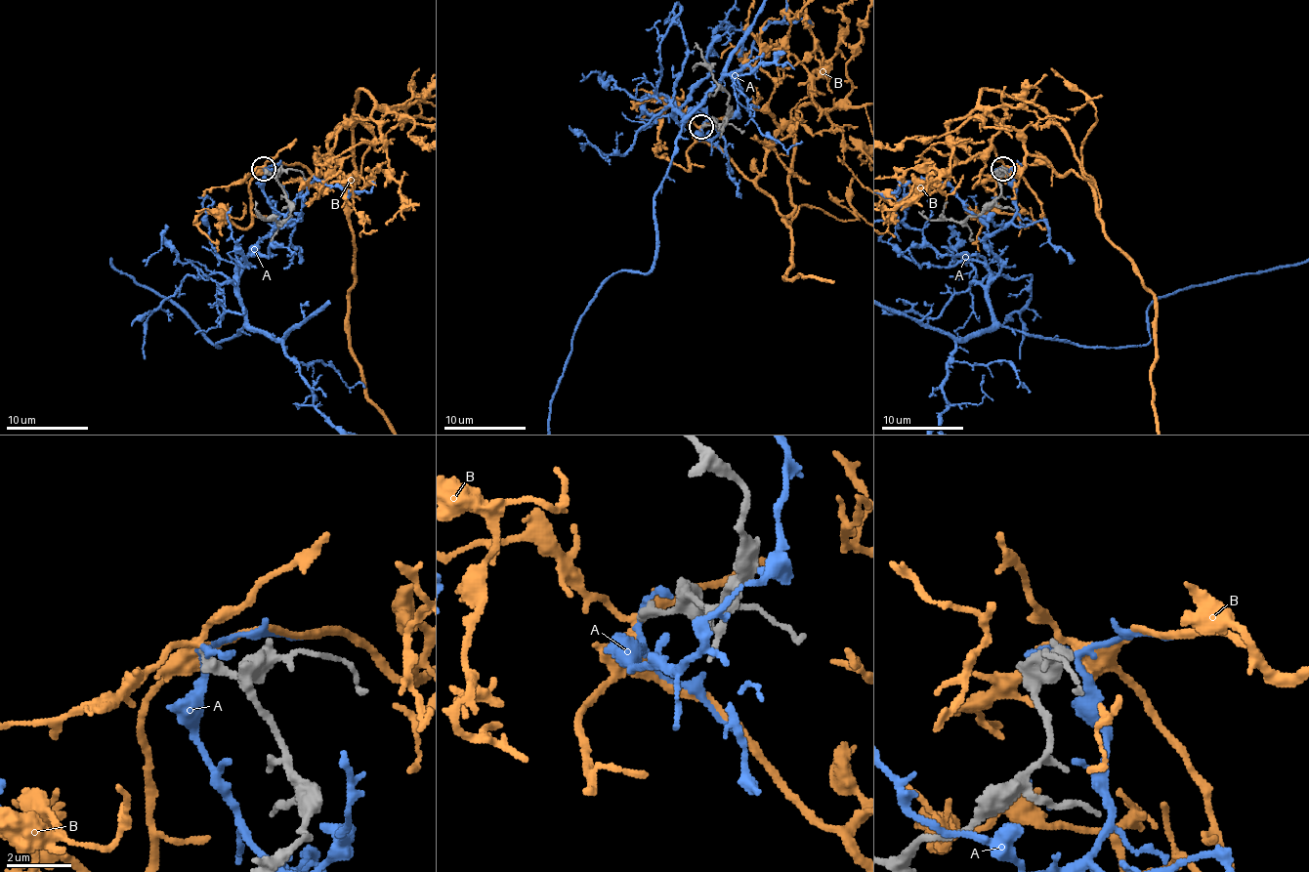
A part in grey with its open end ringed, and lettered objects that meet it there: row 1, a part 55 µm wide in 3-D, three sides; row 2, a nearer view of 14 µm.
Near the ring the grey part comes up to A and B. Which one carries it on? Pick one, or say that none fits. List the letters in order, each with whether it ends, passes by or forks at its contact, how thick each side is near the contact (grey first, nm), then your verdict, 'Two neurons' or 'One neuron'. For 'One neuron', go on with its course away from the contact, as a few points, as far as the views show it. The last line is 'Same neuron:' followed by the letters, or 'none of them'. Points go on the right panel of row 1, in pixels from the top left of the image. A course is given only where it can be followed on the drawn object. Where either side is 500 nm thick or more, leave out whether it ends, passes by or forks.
A: It passes by. Thickness 360 nm (grey) against 200 nm. Two neurons
B: It forks there. Thickness 340 nm (grey) against 240 nm. One neuron
Same neuron: B

